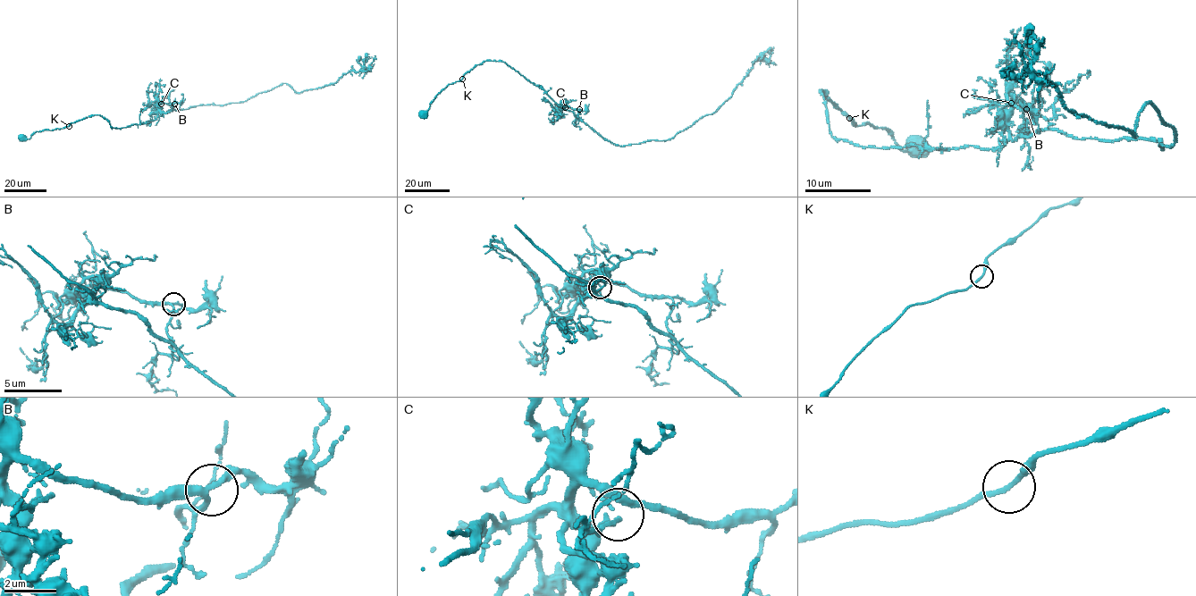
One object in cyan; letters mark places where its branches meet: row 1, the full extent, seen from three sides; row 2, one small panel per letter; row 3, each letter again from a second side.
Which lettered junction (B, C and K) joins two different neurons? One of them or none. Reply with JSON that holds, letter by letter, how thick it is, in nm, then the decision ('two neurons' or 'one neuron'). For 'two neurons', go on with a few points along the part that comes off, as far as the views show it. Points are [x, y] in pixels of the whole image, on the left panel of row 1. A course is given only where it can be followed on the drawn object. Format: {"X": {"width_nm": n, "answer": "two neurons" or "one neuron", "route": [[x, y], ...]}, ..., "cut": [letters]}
{"B": {"width_nm": 200, "answer": "one neuron"}, "C": {"width_nm": 130, "answer": "one neuron"}, "K": {"width_nm": 180, "answer": "one neuron"}, "cut": []}

